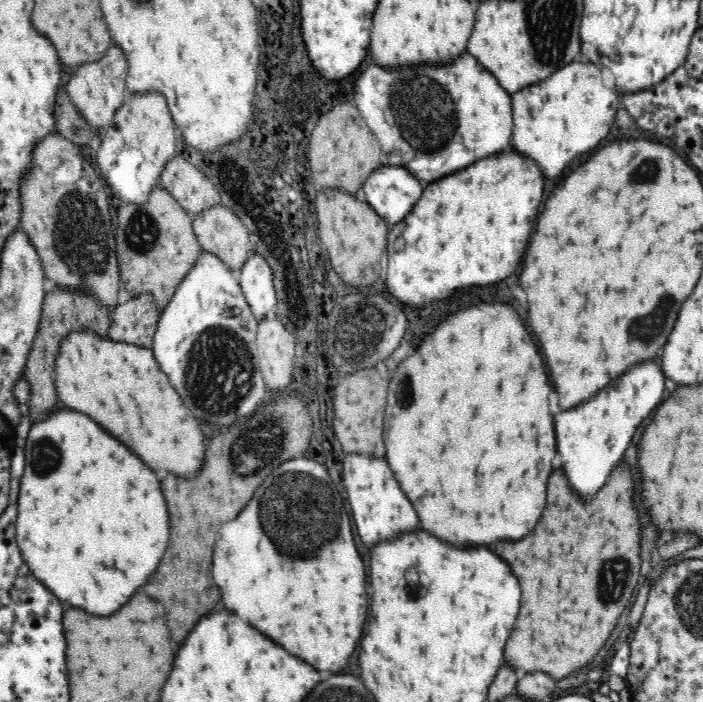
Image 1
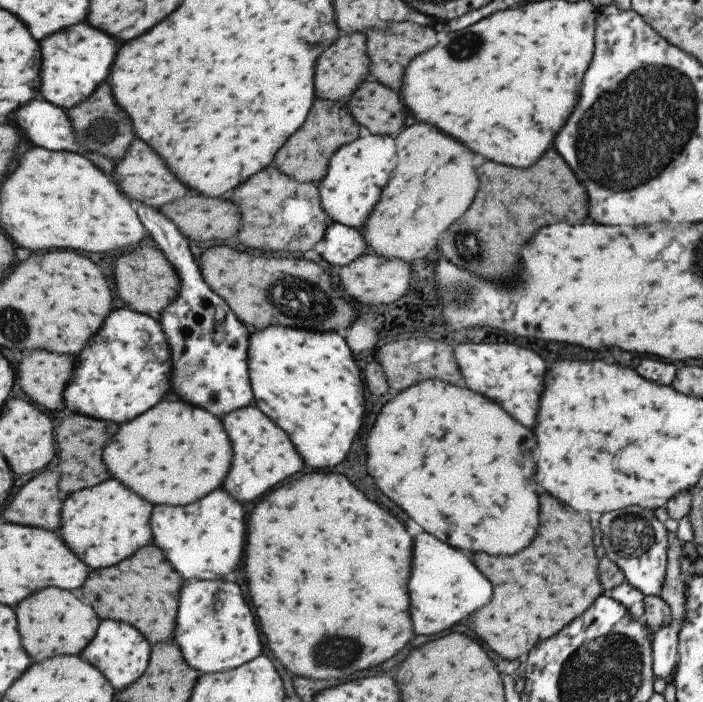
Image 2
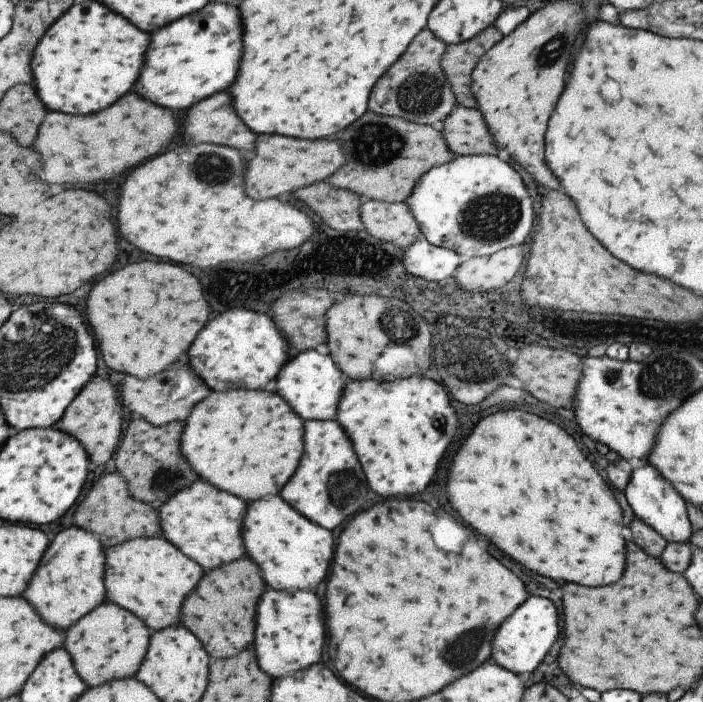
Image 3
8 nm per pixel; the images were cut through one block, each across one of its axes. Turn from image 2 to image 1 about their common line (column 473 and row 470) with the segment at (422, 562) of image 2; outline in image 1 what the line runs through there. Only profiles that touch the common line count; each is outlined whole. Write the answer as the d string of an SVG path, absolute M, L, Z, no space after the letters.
M650 358L630 365L612 384L606 384L584 404L556 414L554 420L558 450L562 454L562 469L570 478L570 484L582 496L592 496L604 484L616 462L624 456L624 450L628 448L638 424L642 424L642 420L652 414L656 404L662 402L666 376L658 360Z

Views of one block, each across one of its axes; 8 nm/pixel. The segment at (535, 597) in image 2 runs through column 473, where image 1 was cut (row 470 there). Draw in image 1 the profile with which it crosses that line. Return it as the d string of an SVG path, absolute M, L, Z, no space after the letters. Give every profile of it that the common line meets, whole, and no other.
M620 460L611 474L620 476L610 476L600 492L596 492L596 496L592 496L590 500L582 500L582 496L578 496L568 484L566 471L562 468L554 470L548 484L548 504L536 528L520 540L500 540L494 544L496 554L508 560L522 586L520 614L508 636L504 656L508 663L512 662L512 667L524 668L526 672L544 670L559 681L594 658L598 648L608 640L610 632L614 630L618 616L630 604L642 566L642 508L636 506L636 484L630 476L630 464Z

